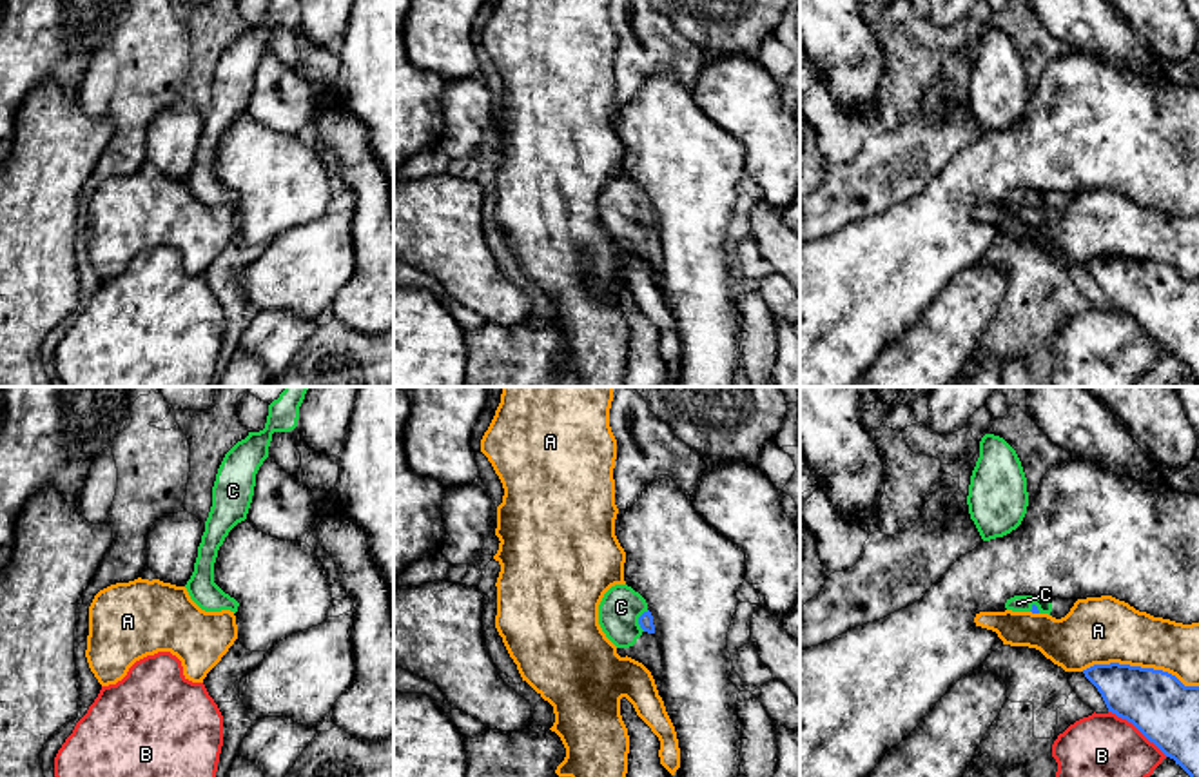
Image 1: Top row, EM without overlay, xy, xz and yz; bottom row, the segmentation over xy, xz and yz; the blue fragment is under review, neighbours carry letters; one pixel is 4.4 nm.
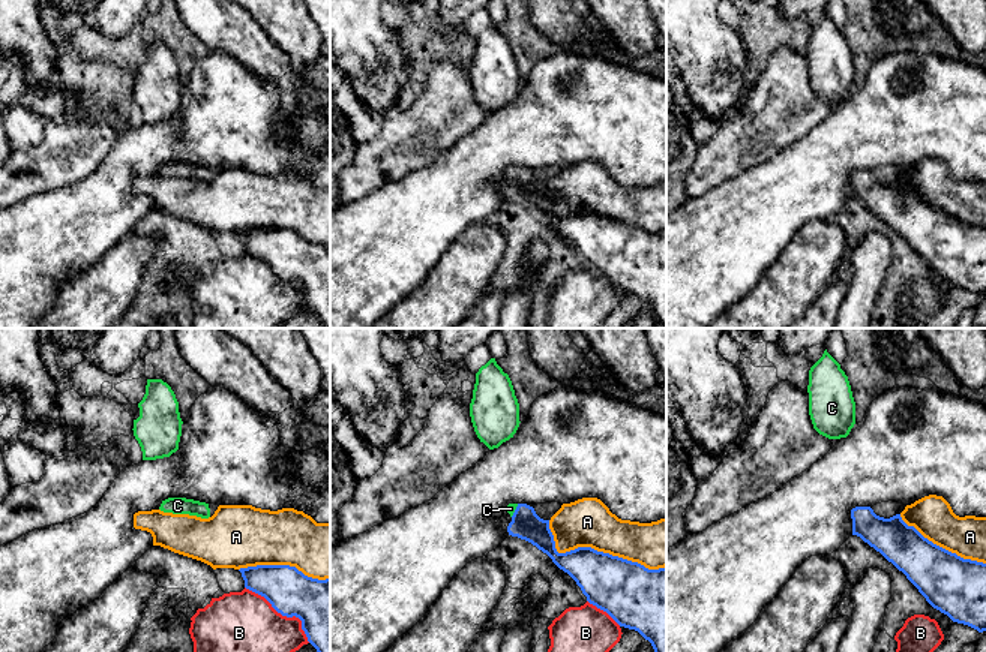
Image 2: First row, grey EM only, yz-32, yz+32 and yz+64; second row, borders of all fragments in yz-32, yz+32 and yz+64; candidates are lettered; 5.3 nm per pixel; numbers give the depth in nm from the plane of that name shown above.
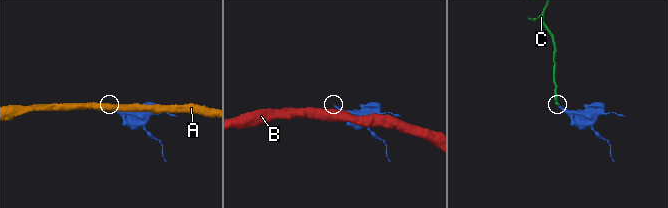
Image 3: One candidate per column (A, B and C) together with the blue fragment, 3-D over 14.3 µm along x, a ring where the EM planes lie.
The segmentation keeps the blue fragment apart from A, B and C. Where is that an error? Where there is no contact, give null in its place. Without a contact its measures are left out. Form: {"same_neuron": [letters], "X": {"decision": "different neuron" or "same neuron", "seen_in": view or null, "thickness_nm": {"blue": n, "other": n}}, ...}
{"same_neuron": ["C"], "A": {"decision": "different neuron", "seen_in": "yz", "thickness_nm": {"blue": 280, "other": 300}}, "B": {"decision": "different neuron", "seen_in": "yz", "thickness_nm": {"blue": 280, "other": 400}}, "C": {"decision": "same neuron", "seen_in": "xz", "thickness_nm": {"blue": 60, "other": 190}}}

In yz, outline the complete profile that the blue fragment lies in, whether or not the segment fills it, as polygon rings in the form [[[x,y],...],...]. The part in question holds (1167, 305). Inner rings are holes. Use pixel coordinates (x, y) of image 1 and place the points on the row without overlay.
[[[1094,258],[1083,263],[1108,305],[1132,316],[1166,350],[1174,352],[1199,385],[1199,280],[1184,280],[1175,269],[1130,258]]]

